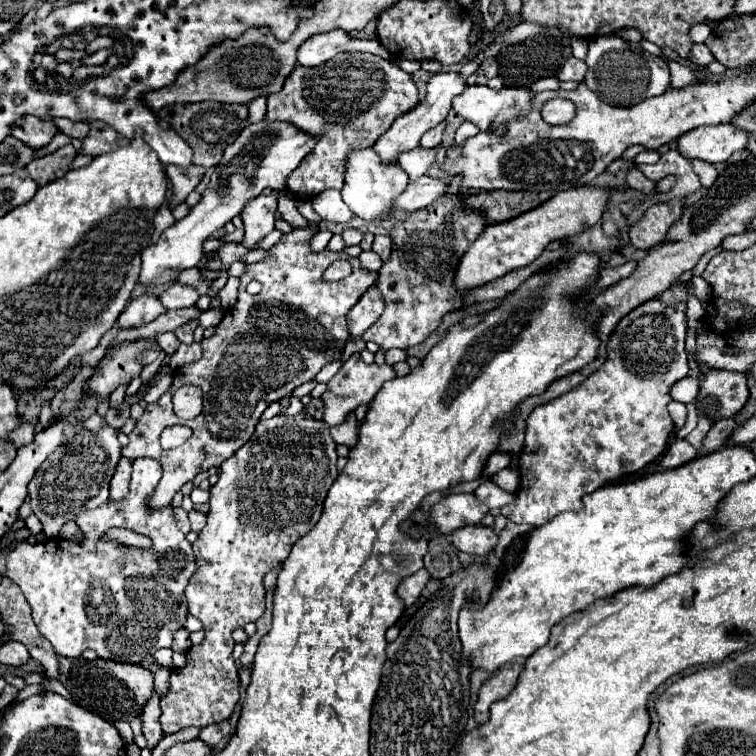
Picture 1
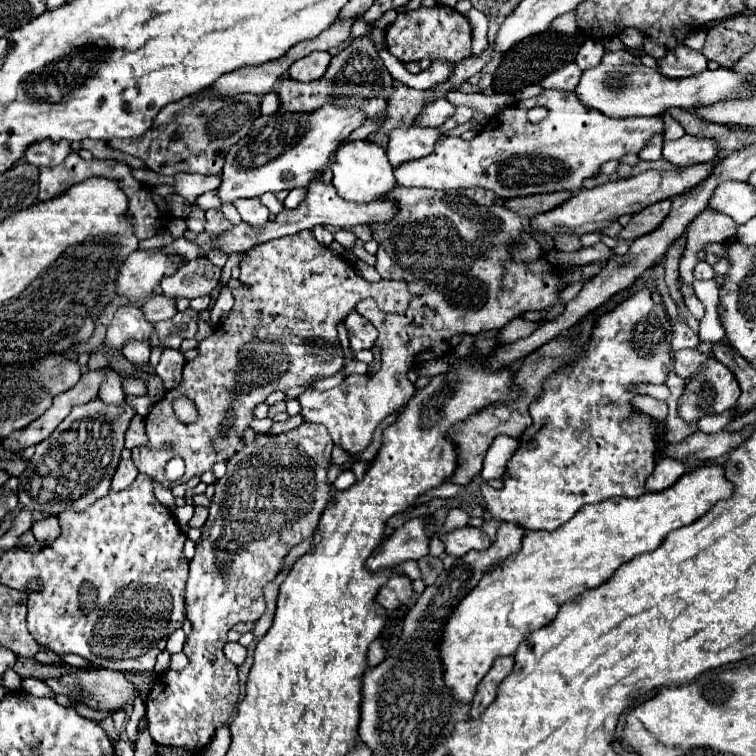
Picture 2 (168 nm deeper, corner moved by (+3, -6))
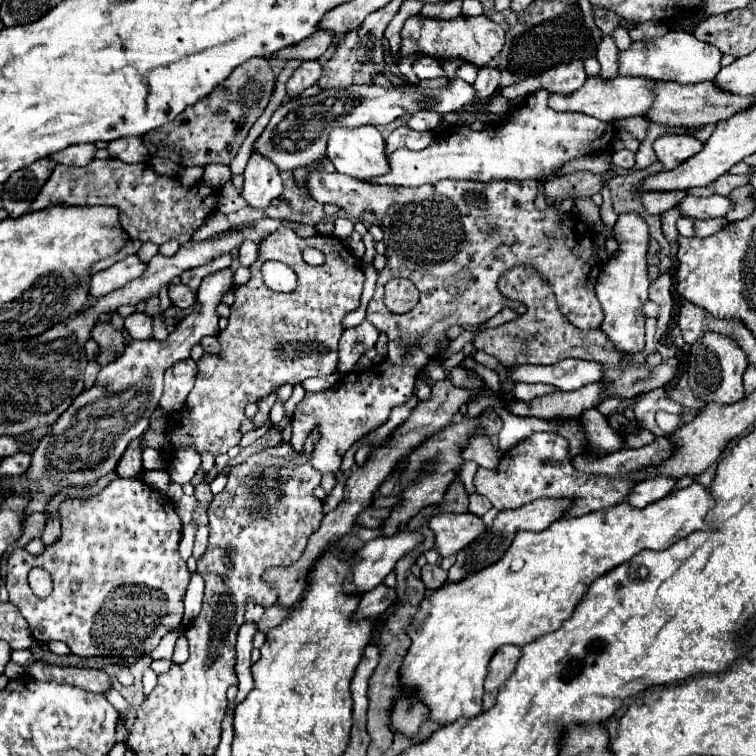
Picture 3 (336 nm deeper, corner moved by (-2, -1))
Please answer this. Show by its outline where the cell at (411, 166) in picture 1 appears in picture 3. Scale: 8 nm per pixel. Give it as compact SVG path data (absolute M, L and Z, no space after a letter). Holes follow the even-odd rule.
M402 125L402 127L394 129L390 133L390 137L386 139L386 153L392 155L400 147L406 147L406 149L412 149L412 151L420 151L420 149L426 149L432 141L434 141L434 133L432 131L414 131L408 125Z

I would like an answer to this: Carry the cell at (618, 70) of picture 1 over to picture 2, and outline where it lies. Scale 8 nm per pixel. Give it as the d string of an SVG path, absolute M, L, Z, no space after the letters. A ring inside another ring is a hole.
M629 50L605 52L599 66L585 70L579 86L575 88L577 98L583 106L599 110L611 118L631 118L631 116L655 116L663 114L667 108L693 108L699 104L715 104L725 98L745 98L749 94L749 78L731 72L729 68L705 70L695 78L671 80L661 76L657 70L647 68Z

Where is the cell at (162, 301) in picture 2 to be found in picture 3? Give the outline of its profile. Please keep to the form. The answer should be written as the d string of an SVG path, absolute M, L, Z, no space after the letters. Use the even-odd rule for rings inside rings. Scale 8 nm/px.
M182 283L180 285L168 285L168 295L170 295L172 305L178 309L188 309L196 301L196 295Z

